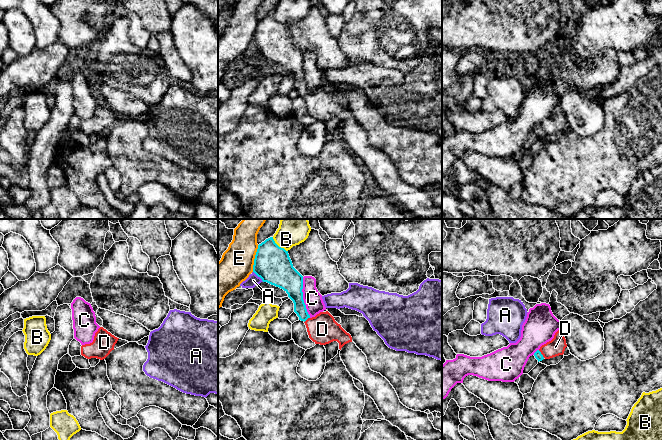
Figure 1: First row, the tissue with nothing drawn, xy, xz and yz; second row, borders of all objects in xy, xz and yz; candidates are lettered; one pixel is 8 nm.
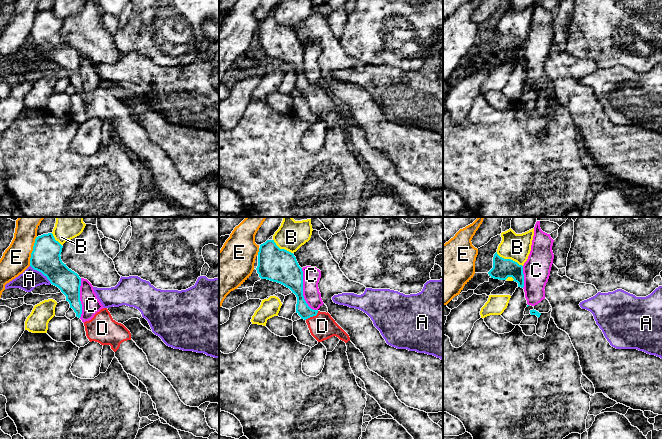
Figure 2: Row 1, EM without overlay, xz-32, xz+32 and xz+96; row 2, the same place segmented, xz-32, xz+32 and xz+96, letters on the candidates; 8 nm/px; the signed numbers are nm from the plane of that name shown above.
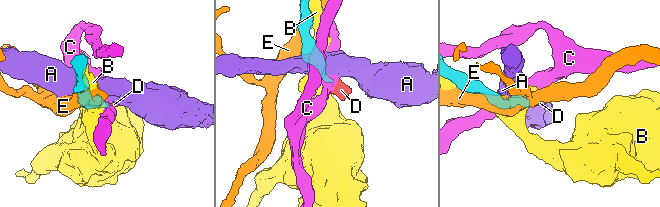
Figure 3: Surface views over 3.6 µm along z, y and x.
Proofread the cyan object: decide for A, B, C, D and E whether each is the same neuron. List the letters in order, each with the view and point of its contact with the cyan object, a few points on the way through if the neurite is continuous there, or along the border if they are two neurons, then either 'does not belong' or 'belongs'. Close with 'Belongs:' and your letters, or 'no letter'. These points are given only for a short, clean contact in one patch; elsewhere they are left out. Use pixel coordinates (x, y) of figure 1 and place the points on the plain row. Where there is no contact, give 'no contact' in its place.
A: meets cyan in xz at (258, 52); border along xz (253, 47), (263, 57); does not belong
B: meets cyan in xz at (278, 22); does not belong
C: meets cyan in xz at (302, 73); border along xz (302, 53), (302, 75), (310, 93); does not belong
D: meets cyan in yz at (541, 130); runs through yz (537, 130), (541, 130), (555, 123); belongs
E: meets cyan in xz at (255, 34); does not belong
Belongs: D

